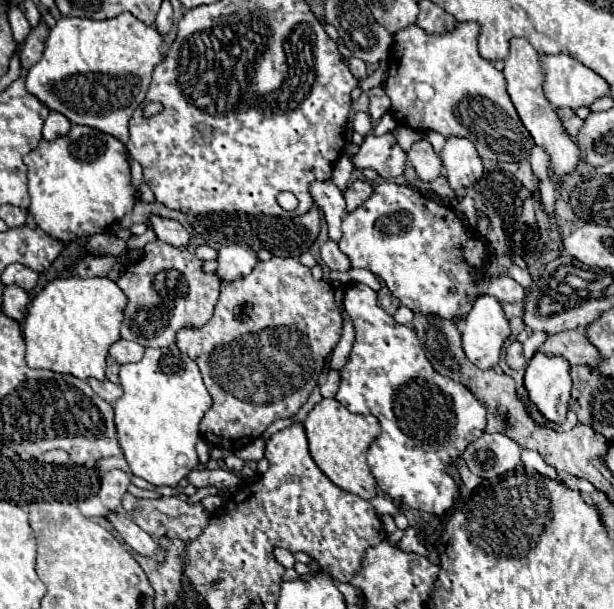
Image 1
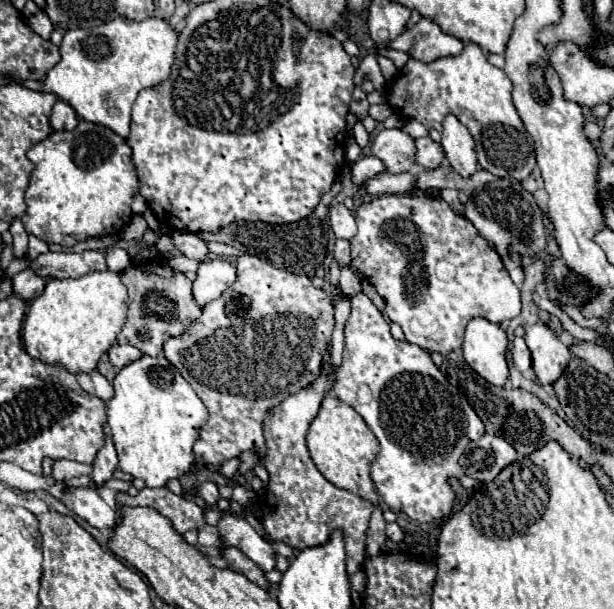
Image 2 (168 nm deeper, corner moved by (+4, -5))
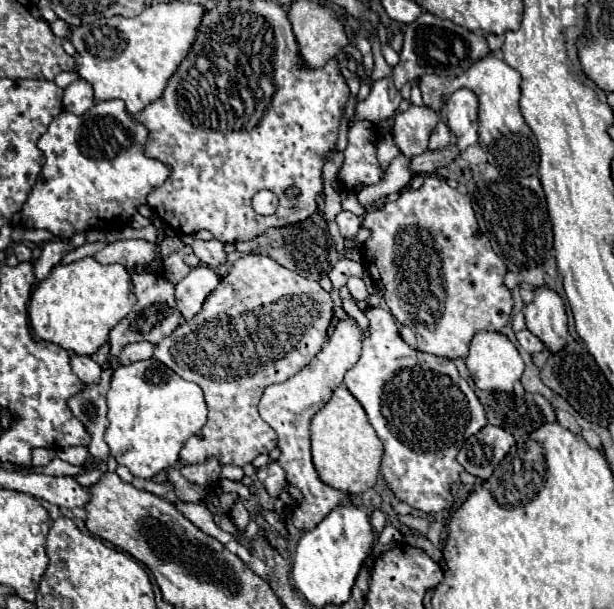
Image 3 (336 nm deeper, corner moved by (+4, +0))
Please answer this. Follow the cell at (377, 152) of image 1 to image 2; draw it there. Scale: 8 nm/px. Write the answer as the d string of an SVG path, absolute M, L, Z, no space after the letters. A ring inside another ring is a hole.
M381 130L371 140L371 156L385 164L385 172L407 172L415 164L415 144L403 130Z

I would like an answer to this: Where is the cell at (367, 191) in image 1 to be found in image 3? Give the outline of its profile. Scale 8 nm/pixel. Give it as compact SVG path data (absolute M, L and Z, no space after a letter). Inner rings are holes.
M449 145L445 149L439 149L439 151L431 151L427 149L425 153L417 155L411 159L411 169L413 173L435 173L439 167L451 163L455 157L459 157L461 151L457 145Z

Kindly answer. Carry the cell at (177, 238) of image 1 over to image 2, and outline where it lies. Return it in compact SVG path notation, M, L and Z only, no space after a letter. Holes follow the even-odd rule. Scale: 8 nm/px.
M175 232L171 240L173 240L175 248L181 254L185 254L187 258L195 258L195 260L203 262L207 258L207 254L209 254L207 244L201 238L197 238L197 234L191 234L191 232Z

